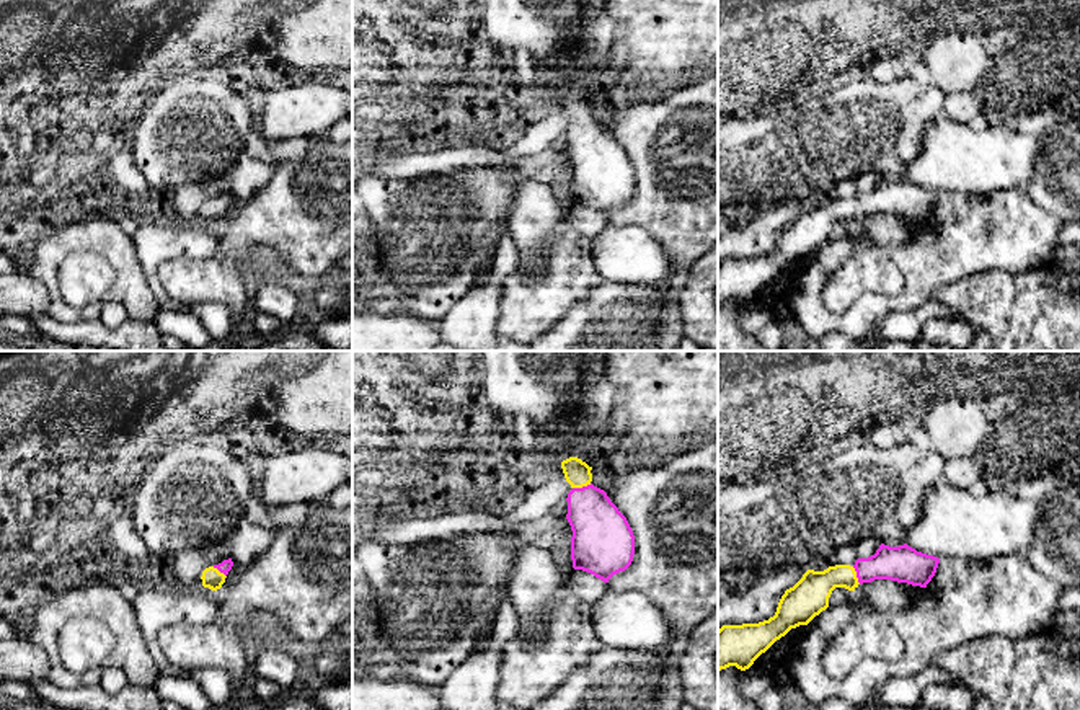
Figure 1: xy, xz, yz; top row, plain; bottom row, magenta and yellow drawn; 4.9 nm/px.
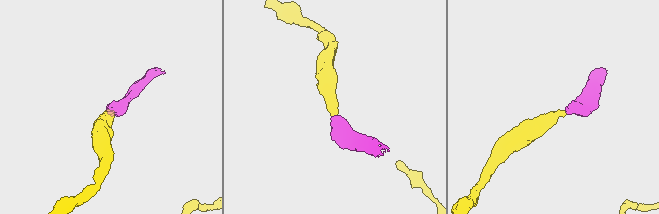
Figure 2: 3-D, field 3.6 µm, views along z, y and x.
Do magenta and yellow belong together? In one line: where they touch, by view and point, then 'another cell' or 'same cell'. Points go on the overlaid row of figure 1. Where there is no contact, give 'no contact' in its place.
meets magenta in xz at (581, 488); same cell

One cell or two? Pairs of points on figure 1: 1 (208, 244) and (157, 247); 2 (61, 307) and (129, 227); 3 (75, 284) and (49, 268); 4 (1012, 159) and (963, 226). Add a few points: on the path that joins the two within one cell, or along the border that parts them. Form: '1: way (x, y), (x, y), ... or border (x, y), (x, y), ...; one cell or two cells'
1: way (194, 244), (170, 244); one cell
2: border (118, 221), (132, 237); two cells
3: border (88, 250), (59, 270), (75, 307); two cells
4: border (1023, 188), (1007, 188), (984, 195), (948, 193); two cells

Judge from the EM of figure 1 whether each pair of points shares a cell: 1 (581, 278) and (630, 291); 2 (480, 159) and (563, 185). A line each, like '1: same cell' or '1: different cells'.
1: different cells
2: same cell

